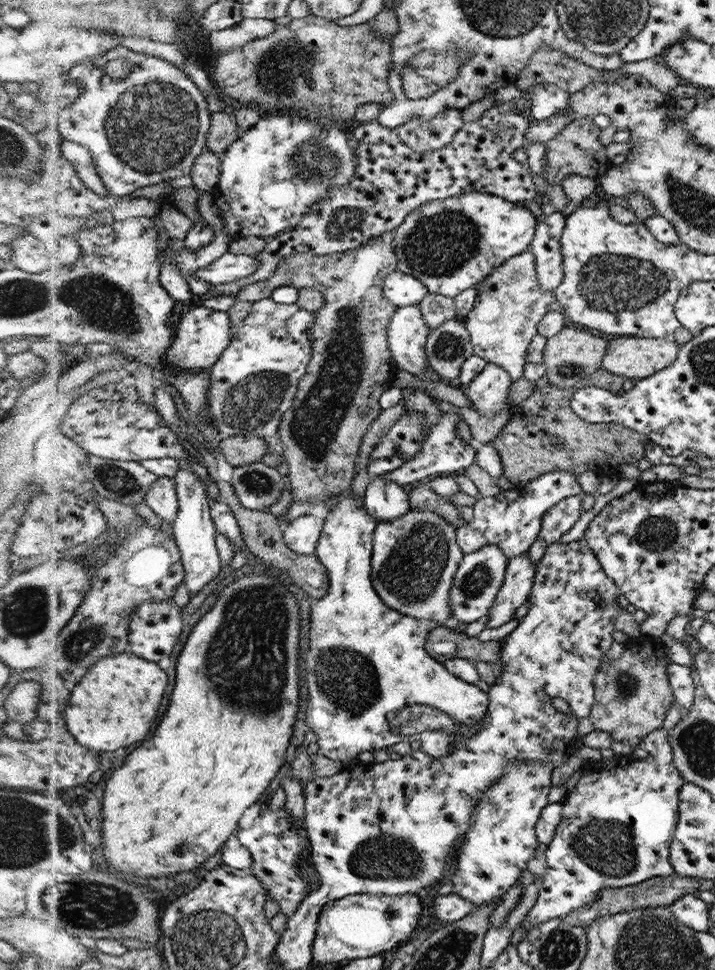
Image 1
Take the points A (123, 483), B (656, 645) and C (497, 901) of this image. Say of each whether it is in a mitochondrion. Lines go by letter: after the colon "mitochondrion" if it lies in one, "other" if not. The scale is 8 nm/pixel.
A: mitochondrion
B: other
C: other

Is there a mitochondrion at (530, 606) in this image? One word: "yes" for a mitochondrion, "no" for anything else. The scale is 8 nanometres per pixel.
no

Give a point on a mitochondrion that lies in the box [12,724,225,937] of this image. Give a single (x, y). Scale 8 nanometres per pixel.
(107, 907)

